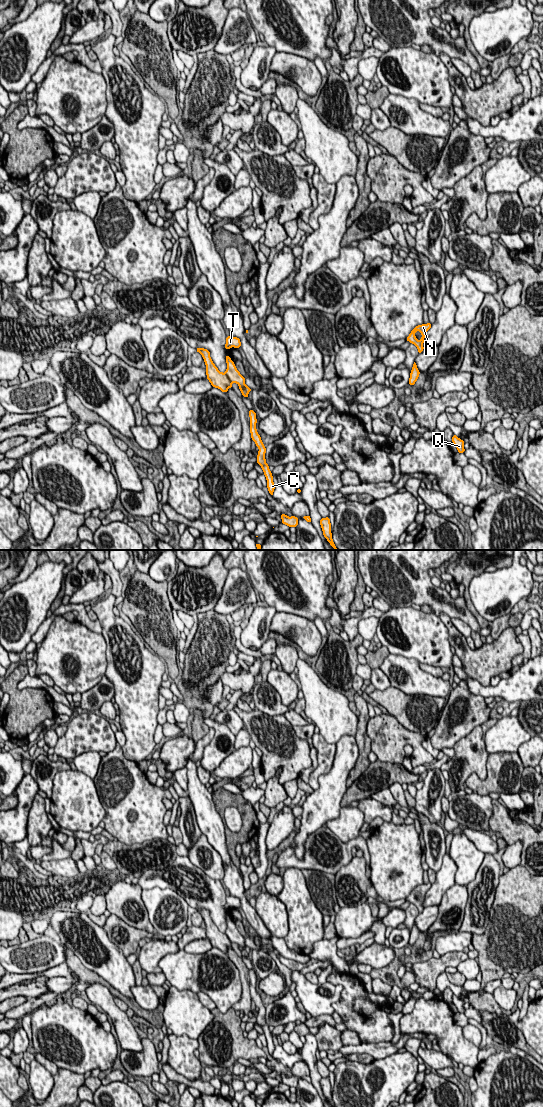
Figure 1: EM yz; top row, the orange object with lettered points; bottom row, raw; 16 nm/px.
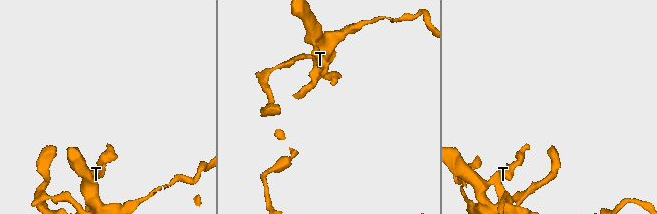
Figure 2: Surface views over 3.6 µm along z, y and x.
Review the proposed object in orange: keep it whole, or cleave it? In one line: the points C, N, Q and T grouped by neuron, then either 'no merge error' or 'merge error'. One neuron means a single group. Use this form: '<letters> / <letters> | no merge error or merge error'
C N Q T | no merge error

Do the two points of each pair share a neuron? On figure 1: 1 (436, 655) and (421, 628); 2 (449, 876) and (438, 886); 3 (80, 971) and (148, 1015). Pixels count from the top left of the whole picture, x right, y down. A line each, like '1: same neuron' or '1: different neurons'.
1: same neuron
2: same neuron
3: same neuron

